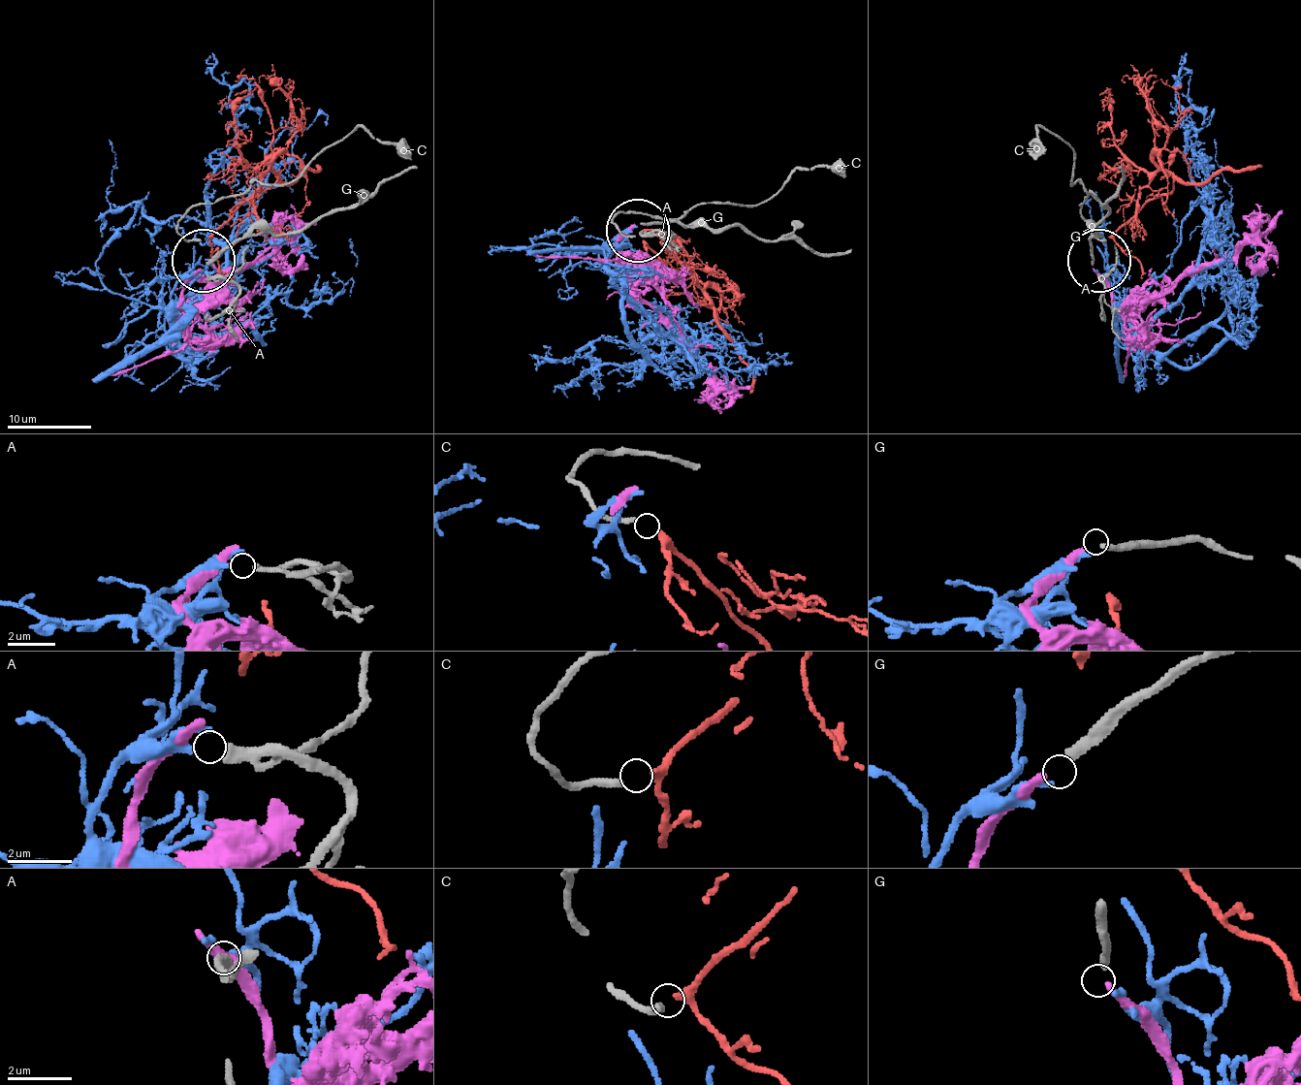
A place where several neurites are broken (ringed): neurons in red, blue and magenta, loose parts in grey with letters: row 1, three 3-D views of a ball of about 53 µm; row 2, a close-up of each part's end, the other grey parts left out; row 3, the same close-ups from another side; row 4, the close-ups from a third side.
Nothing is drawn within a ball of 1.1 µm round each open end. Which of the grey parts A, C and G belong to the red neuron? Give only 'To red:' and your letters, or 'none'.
To red: C

